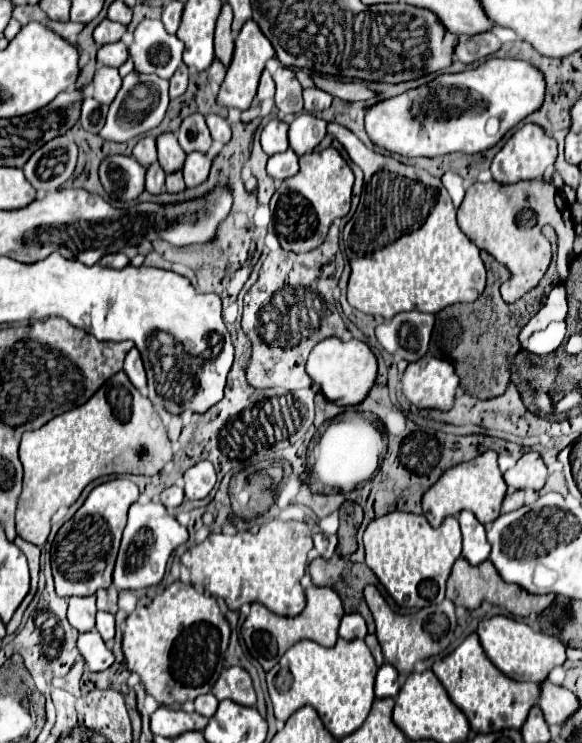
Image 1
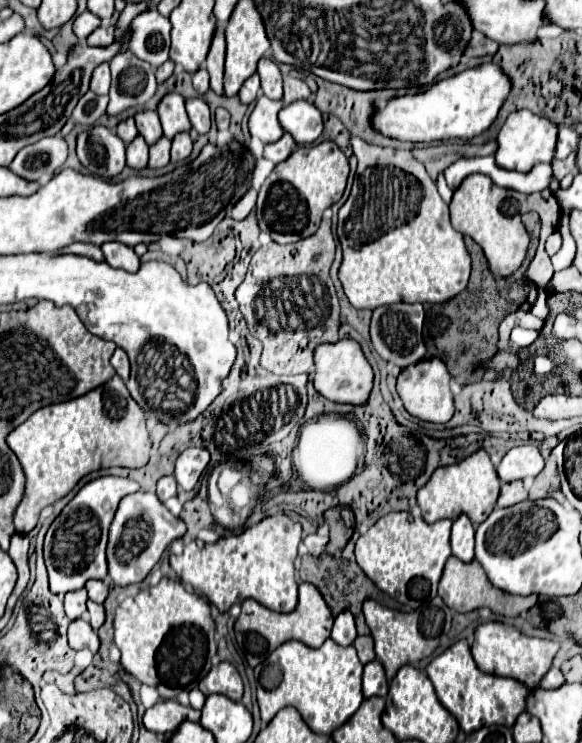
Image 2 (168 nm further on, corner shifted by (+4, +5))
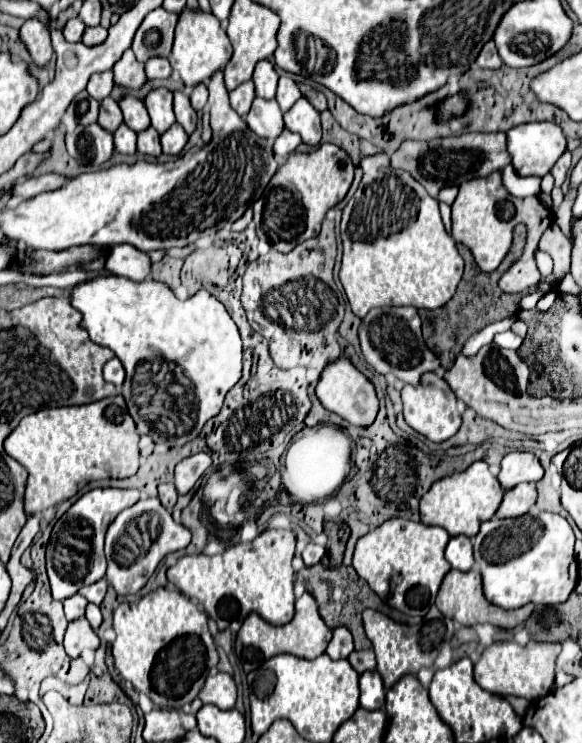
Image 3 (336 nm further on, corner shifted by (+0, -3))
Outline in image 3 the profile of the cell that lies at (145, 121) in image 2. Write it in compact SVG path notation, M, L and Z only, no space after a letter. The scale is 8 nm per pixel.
M124 96L124 98L120 98L118 106L120 106L120 110L122 110L122 116L124 116L126 126L130 126L132 130L140 132L140 130L144 130L144 128L150 126L148 112L146 112L144 104L142 104L138 98L134 98L134 96Z

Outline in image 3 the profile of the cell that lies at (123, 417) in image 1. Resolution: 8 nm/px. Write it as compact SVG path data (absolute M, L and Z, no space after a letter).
M120 394L94 404L46 408L26 416L4 440L6 454L28 470L24 510L32 514L56 506L72 498L92 480L128 478L136 474L140 464L138 438L136 424Z

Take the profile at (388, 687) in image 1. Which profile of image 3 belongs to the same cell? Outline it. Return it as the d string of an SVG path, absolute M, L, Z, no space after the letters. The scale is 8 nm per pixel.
M364 672L360 676L360 706L366 710L384 708L384 686L378 672Z

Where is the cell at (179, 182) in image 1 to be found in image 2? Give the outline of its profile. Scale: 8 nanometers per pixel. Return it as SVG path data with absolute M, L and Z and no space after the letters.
M162 138L150 146L150 168L164 168L170 164L170 140Z

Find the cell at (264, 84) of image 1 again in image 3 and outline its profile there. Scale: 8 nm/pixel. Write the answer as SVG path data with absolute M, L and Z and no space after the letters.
M244 82L240 84L238 88L234 88L230 92L230 106L240 114L240 116L246 116L250 106L252 106L252 100L254 100L254 82Z

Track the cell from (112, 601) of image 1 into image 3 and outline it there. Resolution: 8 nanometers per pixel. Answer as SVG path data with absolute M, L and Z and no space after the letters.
M102 578L102 580L98 580L98 582L90 584L90 586L82 586L82 590L78 590L78 594L82 594L88 602L100 604L102 598L104 598L104 594L106 594L106 588L108 588L108 584L106 584L106 580Z

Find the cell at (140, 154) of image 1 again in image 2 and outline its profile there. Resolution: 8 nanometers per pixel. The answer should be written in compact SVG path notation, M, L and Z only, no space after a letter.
M128 118L126 122L120 122L118 128L116 128L116 134L118 134L126 144L130 144L130 142L138 136L138 128L136 128L134 118Z

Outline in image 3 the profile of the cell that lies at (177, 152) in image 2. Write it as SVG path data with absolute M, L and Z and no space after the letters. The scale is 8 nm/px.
M174 124L174 126L170 126L170 130L166 130L166 134L160 136L162 152L168 156L176 156L182 152L186 140L188 140L188 134L182 130L182 126Z

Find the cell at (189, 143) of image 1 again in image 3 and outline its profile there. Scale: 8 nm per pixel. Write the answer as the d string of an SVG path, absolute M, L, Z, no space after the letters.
M154 88L146 94L144 106L150 114L150 126L158 130L158 134L166 132L174 122L174 110L172 110L172 92L166 88Z

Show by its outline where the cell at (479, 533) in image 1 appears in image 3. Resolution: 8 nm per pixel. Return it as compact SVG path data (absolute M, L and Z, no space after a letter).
M454 536L454 538L450 538L444 556L446 556L446 560L450 562L452 568L456 568L460 572L468 572L472 568L472 564L474 564L470 538L468 536Z

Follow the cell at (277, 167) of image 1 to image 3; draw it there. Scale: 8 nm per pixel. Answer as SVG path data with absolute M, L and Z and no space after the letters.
M284 128L284 132L282 132L282 134L276 138L276 142L274 142L274 152L276 152L276 156L290 154L290 152L296 150L296 146L298 146L300 142L302 142L302 140L298 138L298 134L294 134L294 132L290 132L290 130Z

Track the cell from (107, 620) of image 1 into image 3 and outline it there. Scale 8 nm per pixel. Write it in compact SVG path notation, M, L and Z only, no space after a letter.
M88 604L86 606L86 620L90 622L90 626L94 630L98 630L98 626L102 624L102 612L100 612L100 608L96 604Z

